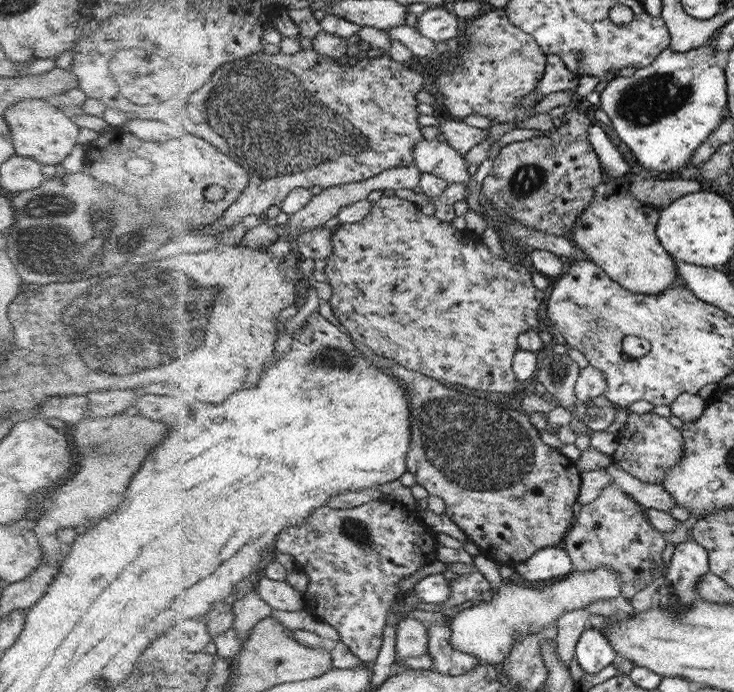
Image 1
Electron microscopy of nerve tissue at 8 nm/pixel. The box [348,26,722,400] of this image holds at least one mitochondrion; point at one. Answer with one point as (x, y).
(647, 100)

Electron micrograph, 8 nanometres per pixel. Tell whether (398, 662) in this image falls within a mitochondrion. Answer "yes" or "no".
no

